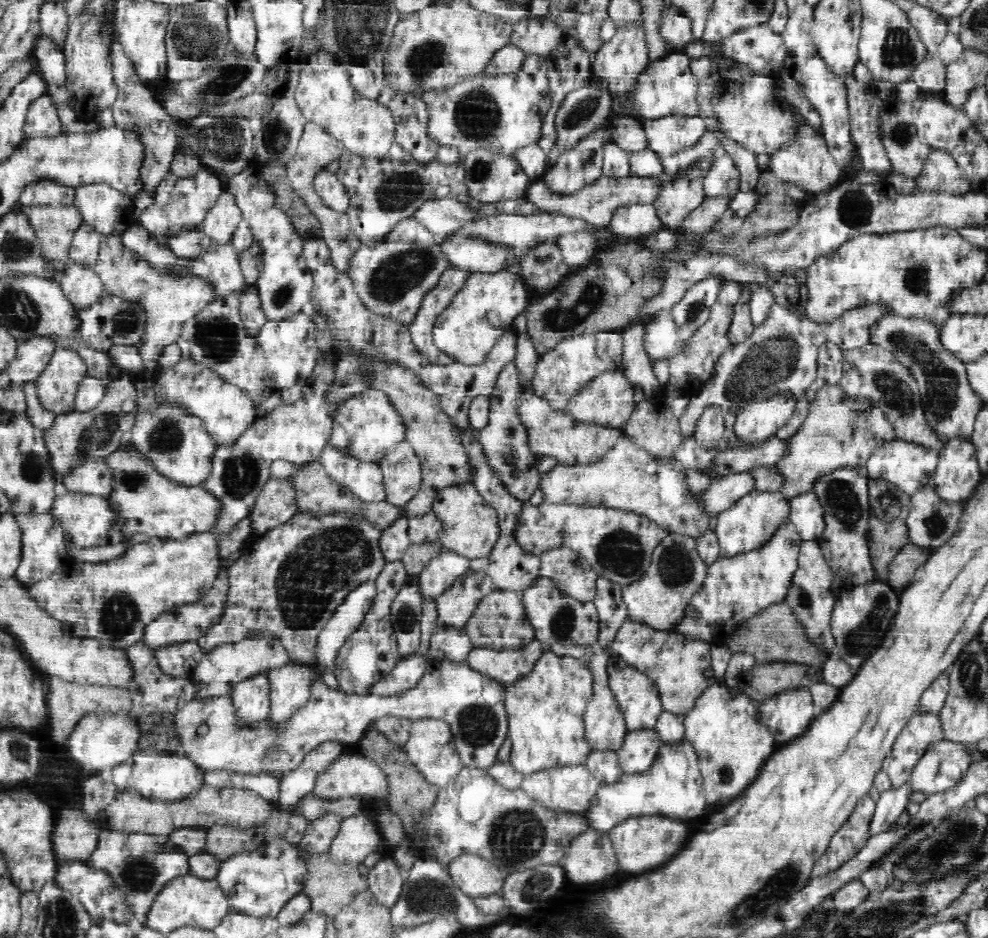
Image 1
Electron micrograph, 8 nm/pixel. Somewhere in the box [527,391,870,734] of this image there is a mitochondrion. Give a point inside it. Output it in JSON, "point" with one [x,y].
{"point":[620,552]}

